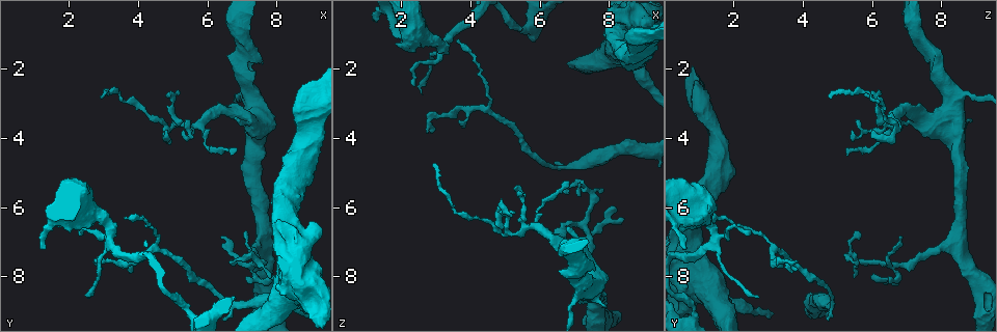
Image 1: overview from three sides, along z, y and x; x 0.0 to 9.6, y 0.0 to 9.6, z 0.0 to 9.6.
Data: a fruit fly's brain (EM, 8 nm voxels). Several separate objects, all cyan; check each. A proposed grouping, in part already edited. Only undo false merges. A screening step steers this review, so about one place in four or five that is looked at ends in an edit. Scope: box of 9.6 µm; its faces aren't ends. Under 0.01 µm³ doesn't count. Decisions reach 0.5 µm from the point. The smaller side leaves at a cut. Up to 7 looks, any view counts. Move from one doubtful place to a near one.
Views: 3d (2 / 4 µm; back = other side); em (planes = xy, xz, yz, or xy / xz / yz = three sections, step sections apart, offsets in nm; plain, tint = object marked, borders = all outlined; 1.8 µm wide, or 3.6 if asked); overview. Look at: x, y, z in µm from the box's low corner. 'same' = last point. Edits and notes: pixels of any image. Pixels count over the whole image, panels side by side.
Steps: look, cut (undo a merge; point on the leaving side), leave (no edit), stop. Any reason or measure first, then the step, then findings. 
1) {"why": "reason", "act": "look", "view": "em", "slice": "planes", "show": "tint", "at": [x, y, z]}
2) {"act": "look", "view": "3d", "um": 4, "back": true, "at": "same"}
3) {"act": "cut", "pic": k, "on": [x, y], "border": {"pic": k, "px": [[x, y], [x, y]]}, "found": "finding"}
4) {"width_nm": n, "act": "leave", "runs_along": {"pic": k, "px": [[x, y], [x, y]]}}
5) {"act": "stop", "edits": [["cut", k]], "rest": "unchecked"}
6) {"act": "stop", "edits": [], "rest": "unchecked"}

{"why": "sharp bend", "act": "look", "view": "em", "slice": "xy", "step": 8, "show": "tint", "at": [7.45, 7.60, 6.70]}

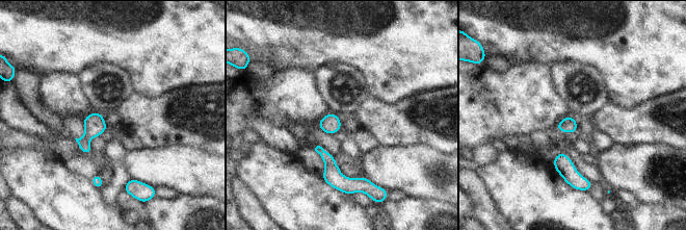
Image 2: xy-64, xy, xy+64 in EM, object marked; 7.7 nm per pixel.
{"act": "look", "view": "em", "slice": "planes", "show": "tint", "at": "same"}

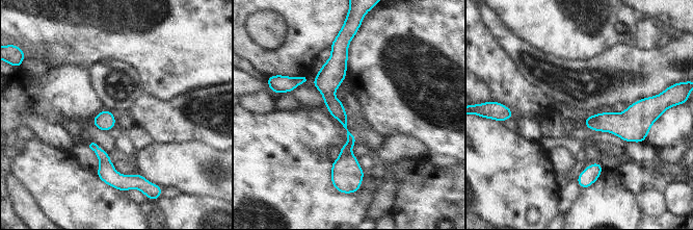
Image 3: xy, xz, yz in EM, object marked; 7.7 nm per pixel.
{"act": "leave", "runs_along": {"pic": 3, "px": [[344, 51], [329, 99], [350, 135], [354, 176]]}, "found": "continuous, no second neuron"}

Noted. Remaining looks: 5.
{"why": "thick turns thin", "act": "look", "view": "em", "slice": "planes", "show": "tint", "at": [9.10, 8.95, 4.40]}

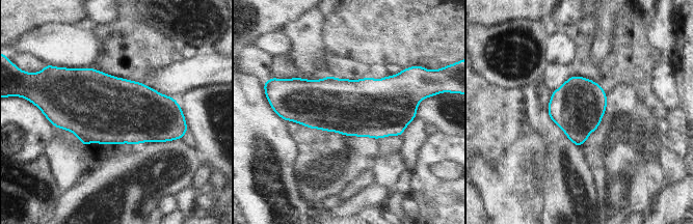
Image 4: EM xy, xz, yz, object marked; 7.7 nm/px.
{"act": "leave", "found": "one neuron here"}

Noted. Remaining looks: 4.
{"why": "thick turns thin", "act": "look", "view": "3d", "um": 4, "at": [6.90, 2.80, 8.95]}

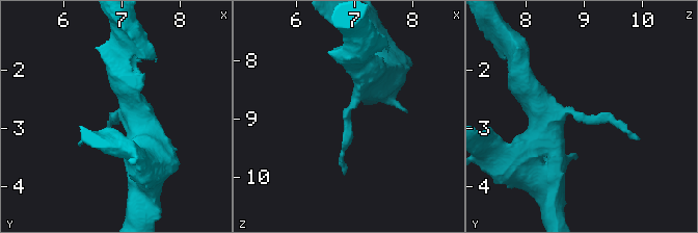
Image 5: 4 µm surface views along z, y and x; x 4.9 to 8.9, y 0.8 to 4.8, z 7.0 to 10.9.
{"why": "need the tissue", "act": "look", "view": "em", "slice": "planes", "show": "tint", "at": [6.90, 2.80, 8.85]}

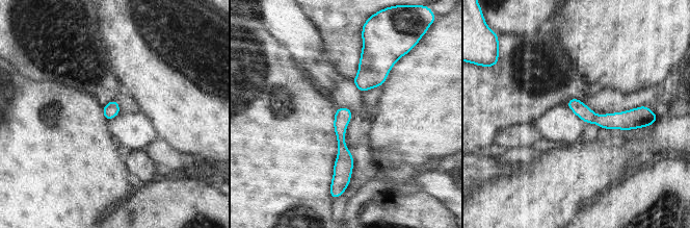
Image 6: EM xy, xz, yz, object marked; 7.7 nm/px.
{"act": "leave", "runs_along": {"pic": 6, "px": [[569, 103], [593, 119], [641, 118]]}, "found": "all the same neuron"}

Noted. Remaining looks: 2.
{"act": "stop", "edits": [], "rest": "unchecked"}

